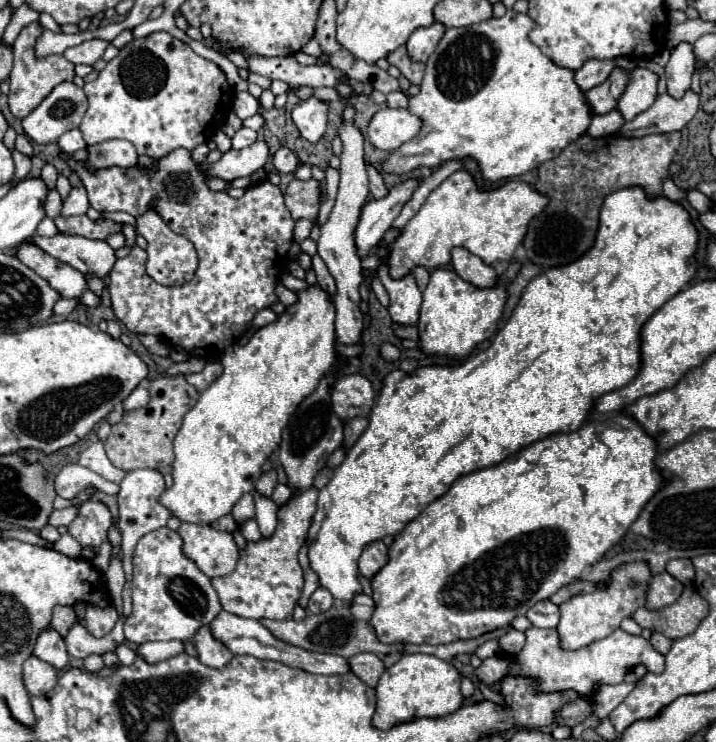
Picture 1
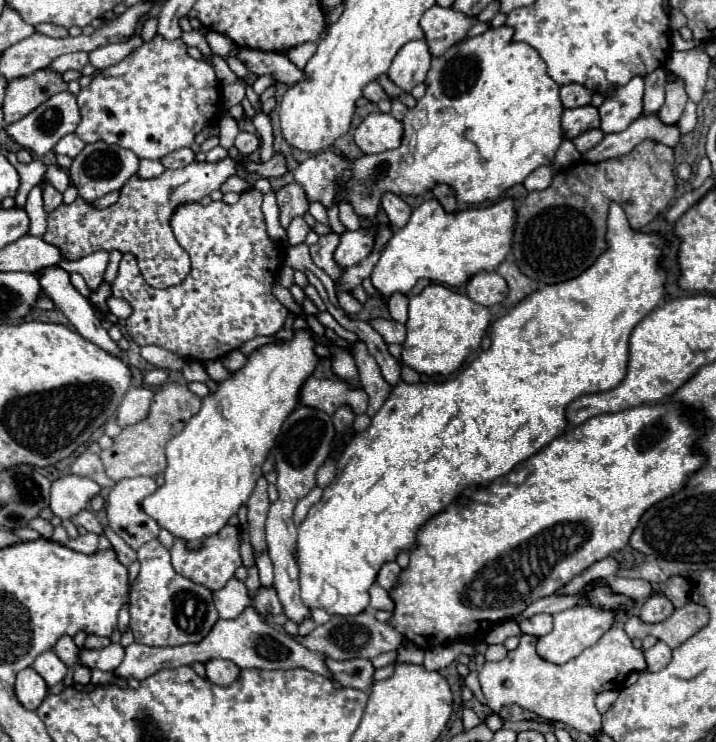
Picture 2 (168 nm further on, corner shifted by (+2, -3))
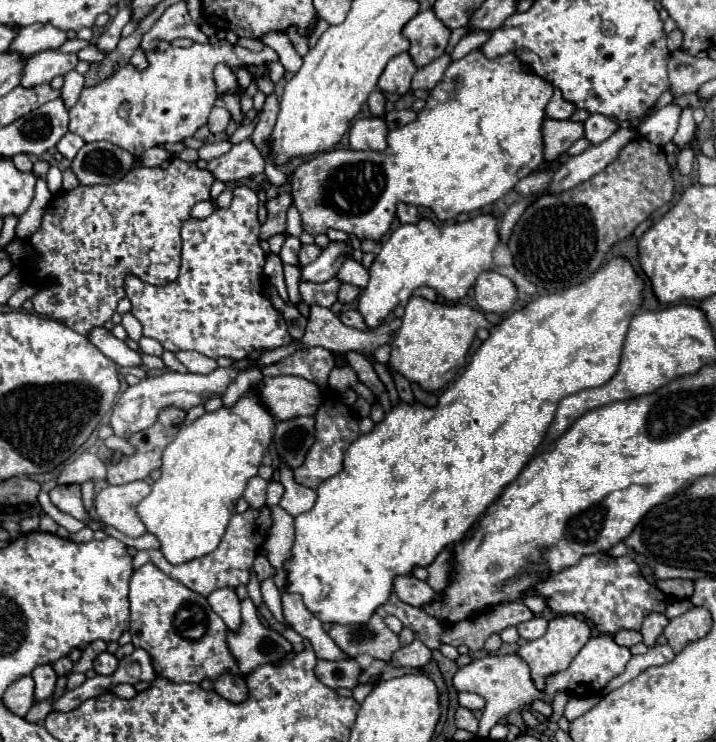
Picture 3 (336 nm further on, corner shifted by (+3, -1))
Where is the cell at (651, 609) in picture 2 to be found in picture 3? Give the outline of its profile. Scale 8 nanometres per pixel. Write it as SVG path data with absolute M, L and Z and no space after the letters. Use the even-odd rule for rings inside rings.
M652 614L652 616L646 616L646 620L644 620L644 624L642 624L642 642L648 646L648 648L652 648L654 644L656 644L656 640L658 640L658 636L662 634L662 630L664 630L664 626L668 624L668 618L664 616L664 614Z

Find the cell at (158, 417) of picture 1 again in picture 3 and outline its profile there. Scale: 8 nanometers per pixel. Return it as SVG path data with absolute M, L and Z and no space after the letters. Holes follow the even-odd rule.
M166 408L164 412L160 412L160 416L152 428L146 428L142 432L136 432L136 436L130 436L128 442L132 446L136 446L136 454L134 456L122 456L122 460L118 464L108 464L106 482L120 486L120 484L128 484L134 480L146 480L152 470L162 466L162 452L176 438L178 430L182 428L184 418L186 418L186 412L180 412L180 408Z

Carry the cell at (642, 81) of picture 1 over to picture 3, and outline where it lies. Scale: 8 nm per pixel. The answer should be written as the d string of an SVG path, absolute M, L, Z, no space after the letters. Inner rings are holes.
M592 116L584 122L584 138L596 146L602 144L608 136L612 136L616 132L618 124L616 120L608 120L608 116Z

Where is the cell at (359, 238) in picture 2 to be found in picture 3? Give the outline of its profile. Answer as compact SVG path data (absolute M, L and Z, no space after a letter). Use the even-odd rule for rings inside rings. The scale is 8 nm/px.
M332 242L328 248L324 248L320 252L320 256L312 264L308 264L300 270L300 280L314 282L314 284L328 282L330 278L334 278L334 274L342 266L342 262L346 258L350 258L350 254L352 254L352 248L348 244Z

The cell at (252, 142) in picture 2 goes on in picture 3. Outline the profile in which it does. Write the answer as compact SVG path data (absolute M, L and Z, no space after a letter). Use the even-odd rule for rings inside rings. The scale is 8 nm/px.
M270 94L270 96L266 96L264 110L258 116L258 122L256 122L256 128L252 134L252 140L256 140L256 146L260 150L264 148L264 142L276 124L276 116L278 116L278 98L276 98L276 94Z

